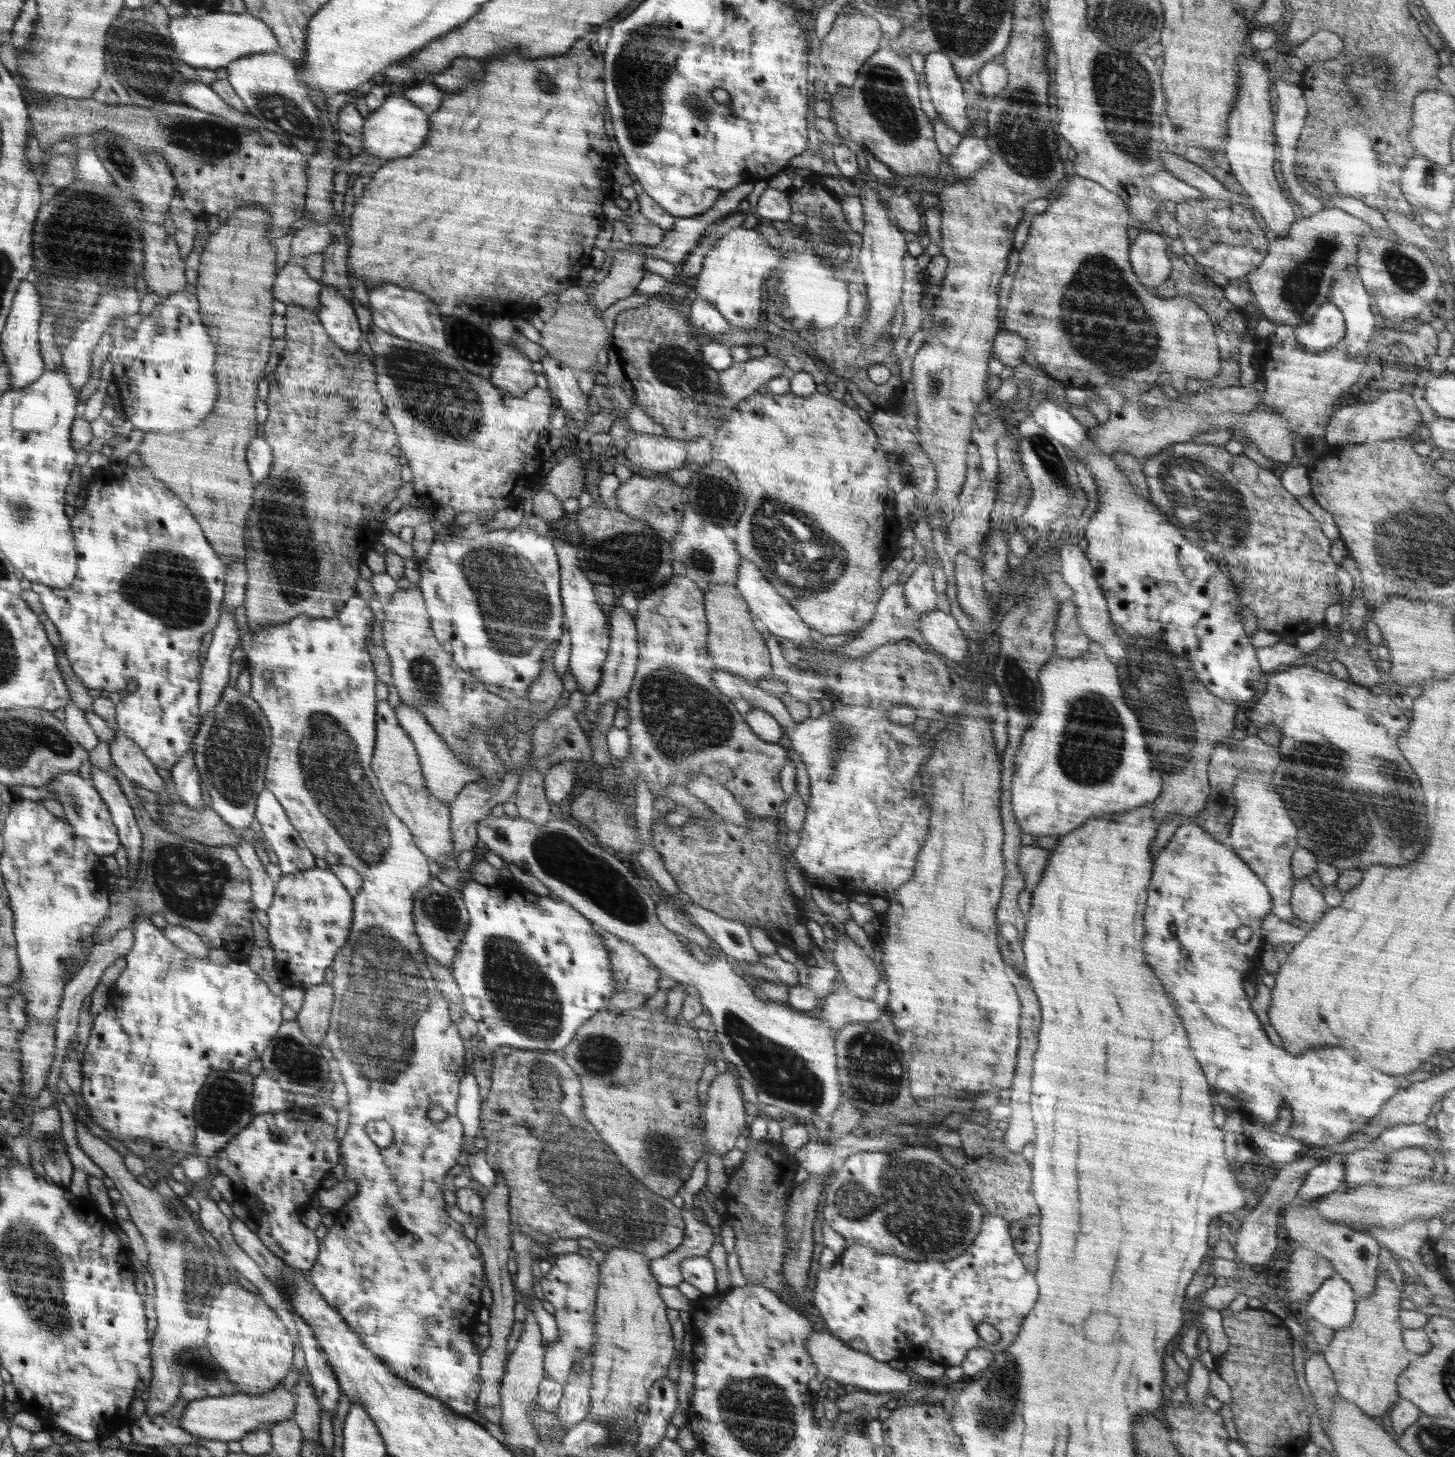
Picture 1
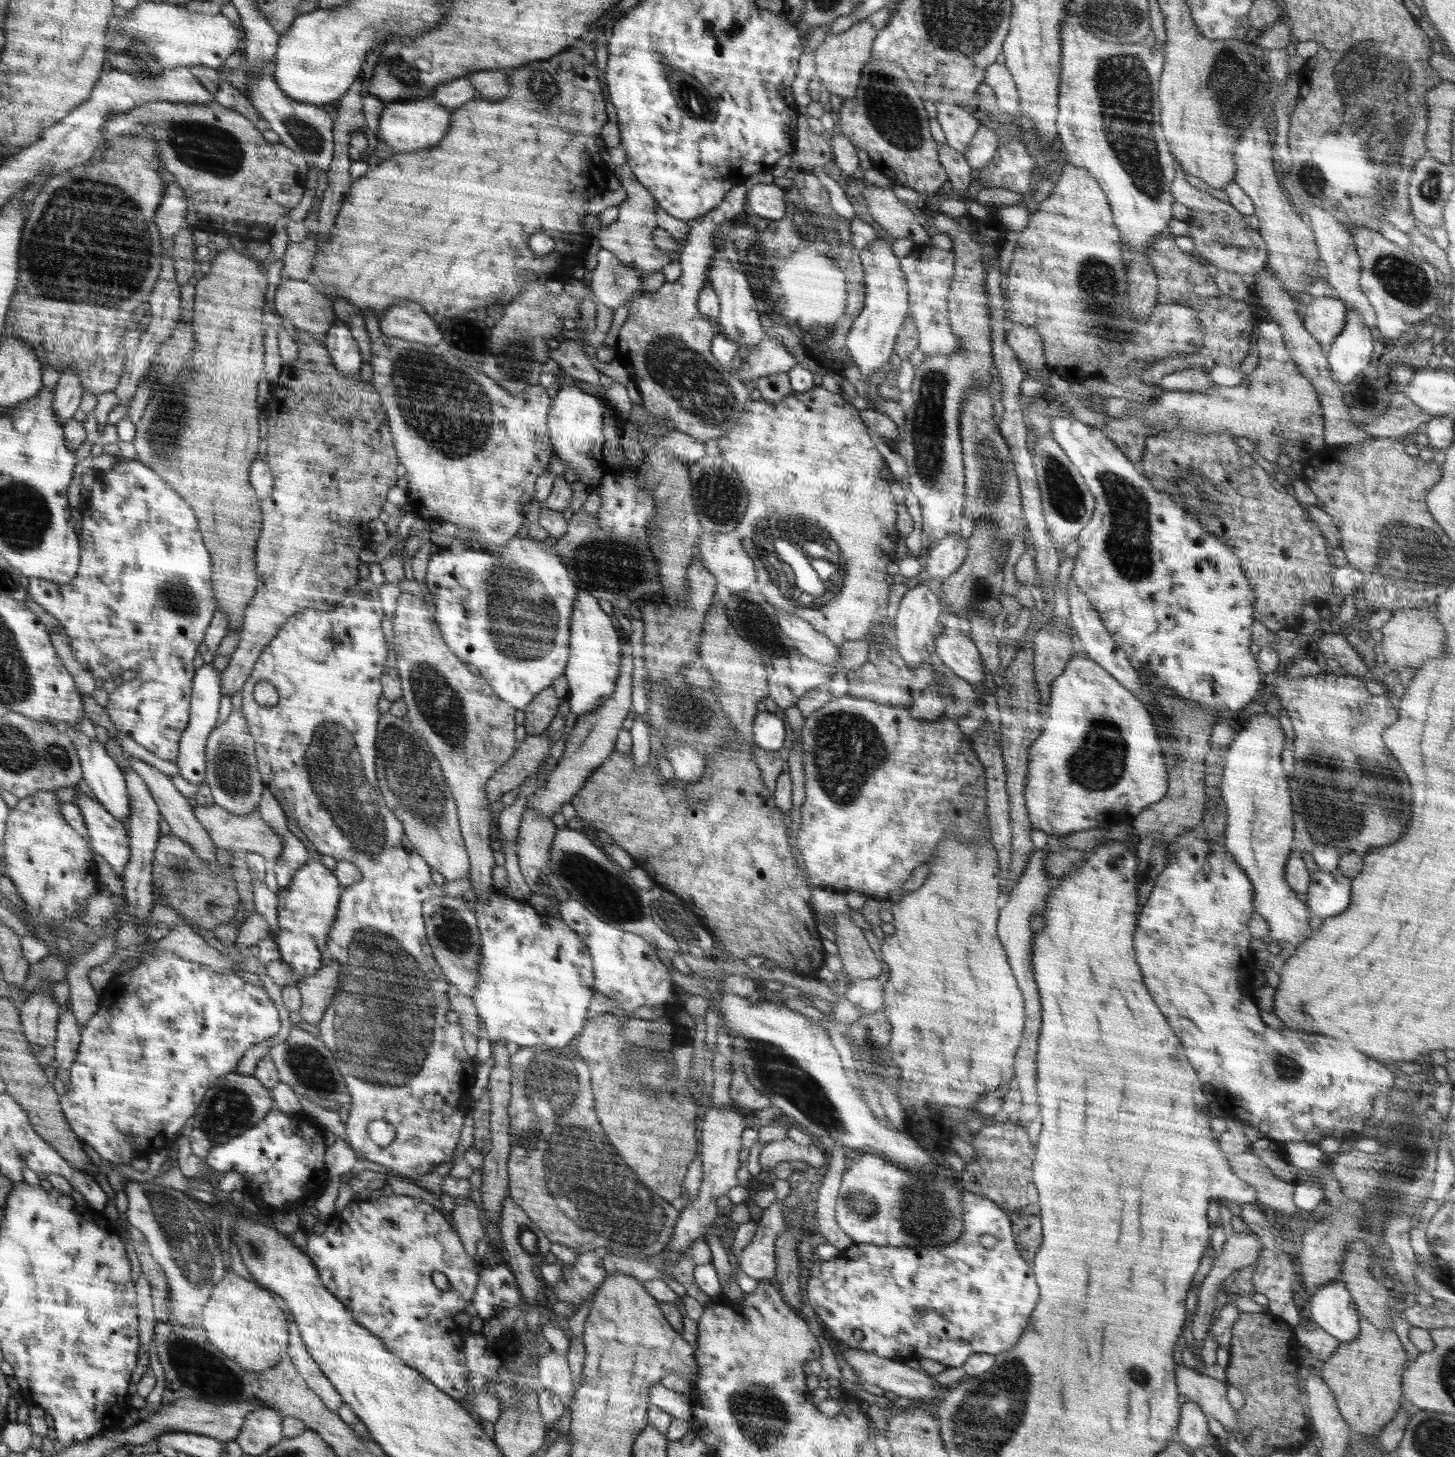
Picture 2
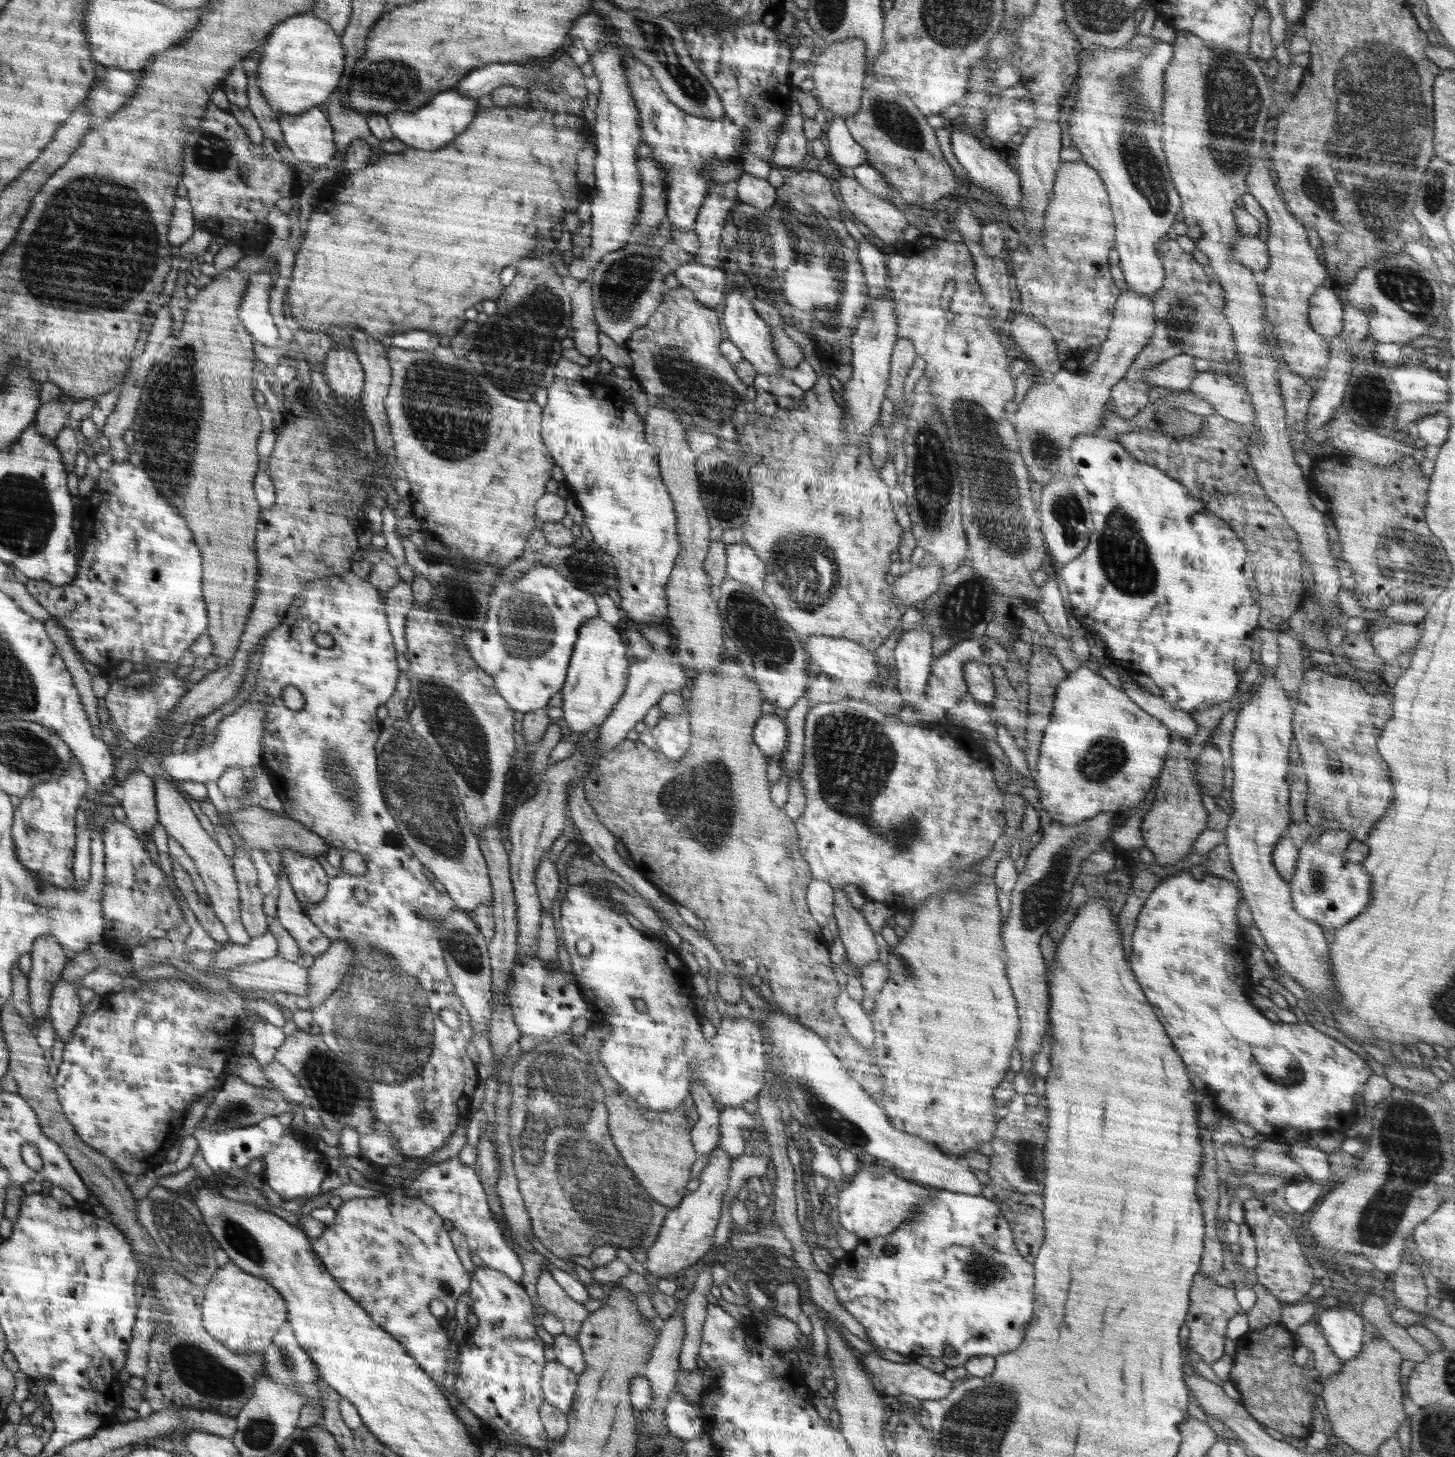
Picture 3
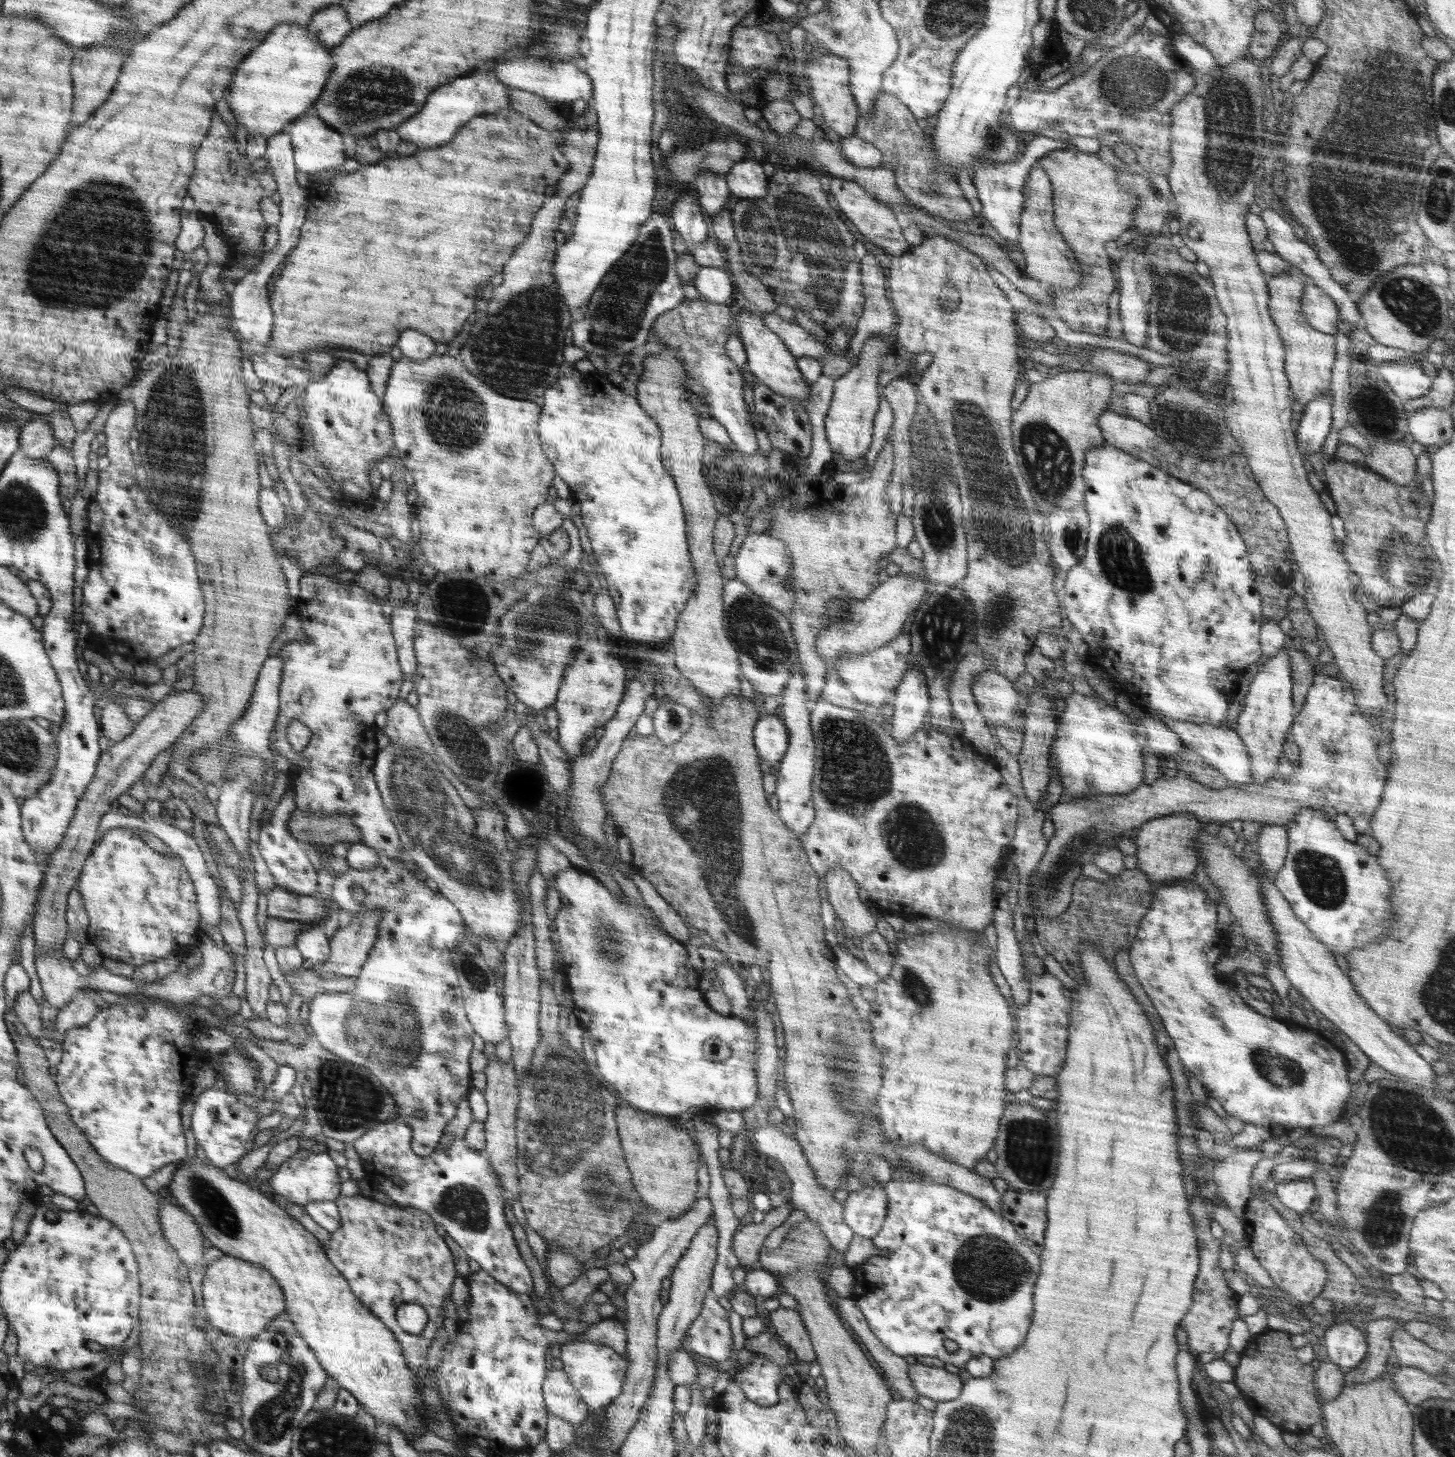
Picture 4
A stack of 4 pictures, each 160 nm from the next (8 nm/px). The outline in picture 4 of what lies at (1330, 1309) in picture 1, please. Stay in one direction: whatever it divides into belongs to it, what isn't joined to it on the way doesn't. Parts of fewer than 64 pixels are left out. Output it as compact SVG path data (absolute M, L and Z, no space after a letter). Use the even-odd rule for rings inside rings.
M1349 1320L1332 1323L1324 1332L1324 1346L1328 1358L1343 1372L1356 1368L1367 1355L1367 1339Z

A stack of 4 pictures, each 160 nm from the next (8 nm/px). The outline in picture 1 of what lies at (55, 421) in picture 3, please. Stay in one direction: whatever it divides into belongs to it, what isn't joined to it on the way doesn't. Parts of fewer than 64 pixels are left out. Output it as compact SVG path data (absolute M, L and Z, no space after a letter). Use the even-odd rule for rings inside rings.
M119 284L118 288L104 292L98 300L98 304L95 304L93 307L90 316L84 319L83 322L75 328L73 337L61 350L61 355L63 356L62 364L64 365L68 380L71 380L71 385L78 392L84 387L84 384L86 384L90 376L92 350L96 348L102 334L109 328L110 322L114 322L113 318L119 314L132 315L138 313L139 302L138 292L135 288L132 288L132 286L122 287L121 284Z

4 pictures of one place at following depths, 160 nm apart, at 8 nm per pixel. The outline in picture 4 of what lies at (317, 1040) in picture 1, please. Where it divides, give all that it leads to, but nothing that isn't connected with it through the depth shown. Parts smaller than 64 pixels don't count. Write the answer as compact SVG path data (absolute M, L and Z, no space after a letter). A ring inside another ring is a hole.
M374 909L358 915L348 926L339 927L330 941L331 954L324 963L313 966L322 978L357 976L378 938L378 926L384 909Z

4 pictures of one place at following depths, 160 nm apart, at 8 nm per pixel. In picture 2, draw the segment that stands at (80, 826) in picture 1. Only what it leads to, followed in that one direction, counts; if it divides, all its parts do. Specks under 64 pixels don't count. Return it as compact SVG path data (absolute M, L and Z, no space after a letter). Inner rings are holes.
M77 785L74 788L75 804L82 813L93 852L105 858L121 880L124 879L122 874L130 856L128 831L96 798L82 793Z

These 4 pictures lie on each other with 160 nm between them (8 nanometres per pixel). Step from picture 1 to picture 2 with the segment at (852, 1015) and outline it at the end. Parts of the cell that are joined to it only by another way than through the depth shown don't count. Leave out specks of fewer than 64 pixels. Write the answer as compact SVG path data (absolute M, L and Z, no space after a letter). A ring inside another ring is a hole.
M877 978L852 980L843 998L861 1008L864 1014L870 1014L883 1008L884 985Z

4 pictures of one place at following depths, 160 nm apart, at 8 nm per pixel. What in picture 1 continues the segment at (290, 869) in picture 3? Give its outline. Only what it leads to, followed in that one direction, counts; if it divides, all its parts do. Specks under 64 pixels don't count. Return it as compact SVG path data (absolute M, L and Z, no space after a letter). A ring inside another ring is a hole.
M314 867L291 875L283 875L277 882L272 905L266 911L269 917L268 934L270 946L275 960L275 971L287 986L300 987L306 990L322 984L326 968L335 962L338 955L347 943L348 935L351 934L352 898L347 891L346 885L332 872L331 868Z

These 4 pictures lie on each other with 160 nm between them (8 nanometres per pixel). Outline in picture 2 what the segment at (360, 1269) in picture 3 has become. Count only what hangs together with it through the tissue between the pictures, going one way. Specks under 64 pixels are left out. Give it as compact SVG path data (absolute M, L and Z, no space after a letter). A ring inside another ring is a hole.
M374 1193L360 1205L354 1205L353 1208L345 1208L341 1212L334 1214L332 1219L328 1222L326 1230L322 1234L312 1234L307 1238L306 1253L310 1260L312 1260L318 1271L322 1283L326 1288L330 1289L336 1297L340 1296L340 1300L351 1309L351 1312L356 1312L356 1321L363 1325L364 1328L370 1329L376 1336L381 1337L386 1347L396 1356L402 1357L404 1361L412 1368L419 1369L424 1377L431 1381L431 1384L438 1389L442 1389L448 1396L454 1397L456 1400L462 1400L466 1396L466 1357L467 1352L464 1352L464 1337L461 1334L462 1328L454 1322L454 1316L460 1314L475 1296L476 1289L479 1284L478 1268L472 1262L472 1257L468 1256L467 1250L463 1248L463 1242L460 1240L460 1235L454 1232L454 1228L446 1222L446 1218L440 1214L440 1210L424 1203L421 1199L407 1195L391 1195L385 1196ZM434 1272L442 1272L448 1278L448 1290L439 1290L432 1282L432 1274Z

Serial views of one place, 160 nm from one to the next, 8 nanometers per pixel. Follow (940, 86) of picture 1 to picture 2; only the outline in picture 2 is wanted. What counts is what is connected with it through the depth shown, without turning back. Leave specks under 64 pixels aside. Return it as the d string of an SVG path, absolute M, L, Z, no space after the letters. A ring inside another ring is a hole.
M940 99L935 108L937 121L943 128L947 146L964 156L968 144L971 144L974 133L979 128L978 114L964 110L952 99Z

